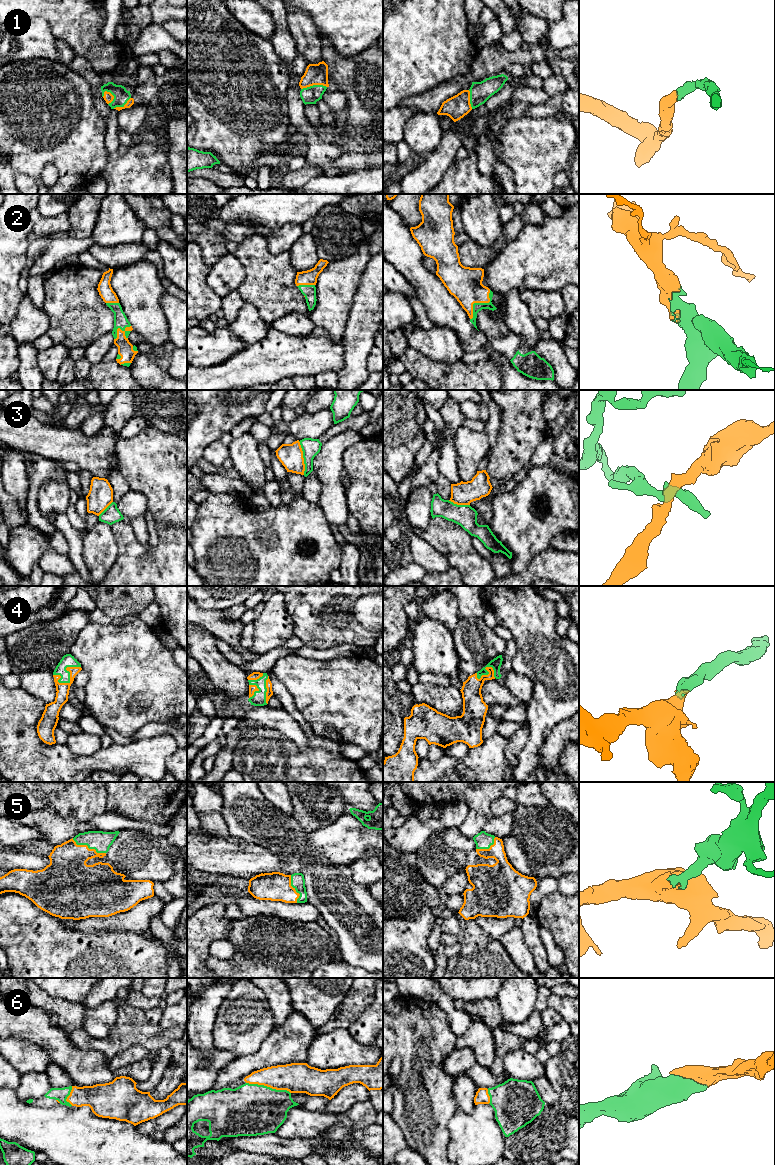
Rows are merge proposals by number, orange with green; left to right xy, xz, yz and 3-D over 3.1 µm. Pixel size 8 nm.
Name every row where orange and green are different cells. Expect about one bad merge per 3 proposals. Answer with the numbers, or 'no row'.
3

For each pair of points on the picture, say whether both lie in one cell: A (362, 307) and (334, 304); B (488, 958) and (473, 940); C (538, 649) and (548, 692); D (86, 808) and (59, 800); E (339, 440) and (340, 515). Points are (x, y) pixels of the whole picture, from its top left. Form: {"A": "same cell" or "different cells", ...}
{"A": "different cells", "B": "same cell", "C": "same cell", "D": "same cell", "E": "same cell"}

